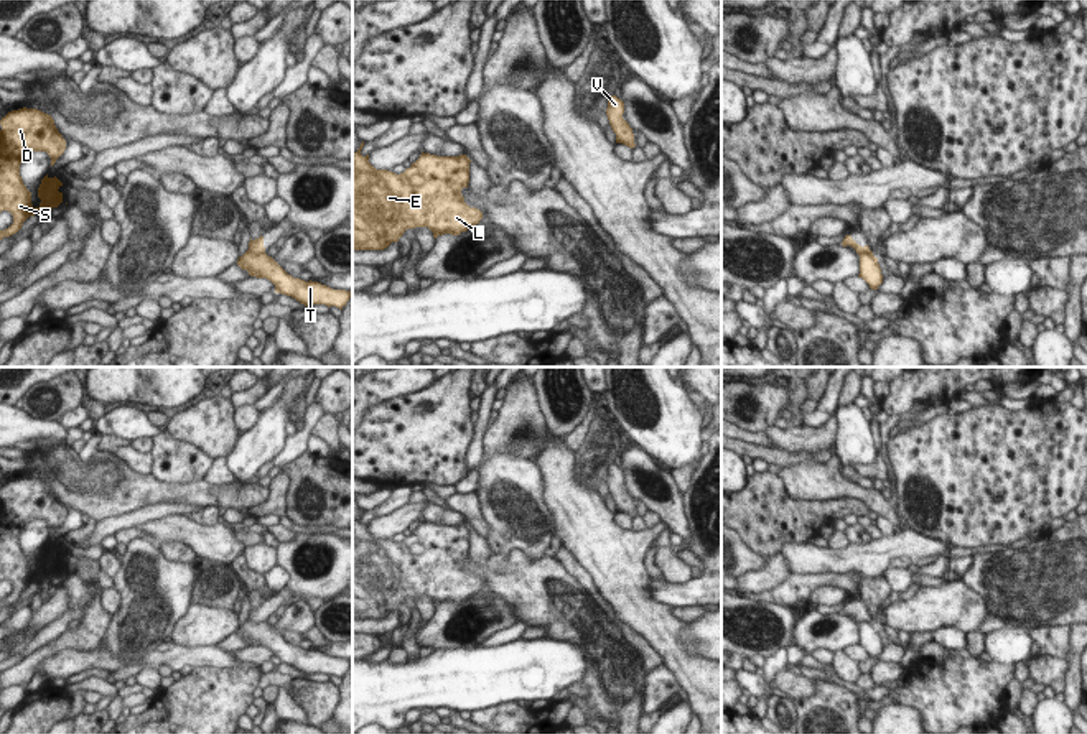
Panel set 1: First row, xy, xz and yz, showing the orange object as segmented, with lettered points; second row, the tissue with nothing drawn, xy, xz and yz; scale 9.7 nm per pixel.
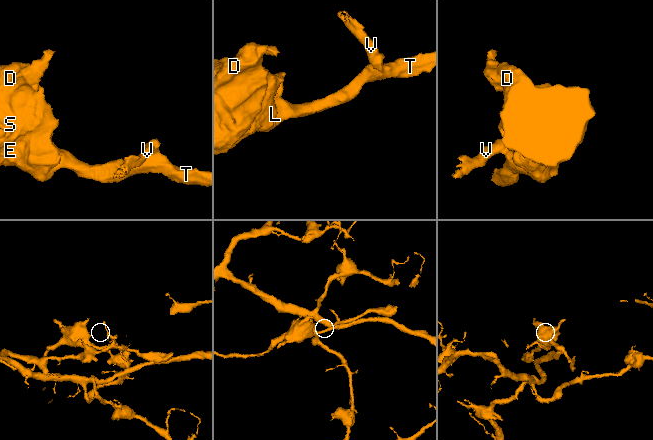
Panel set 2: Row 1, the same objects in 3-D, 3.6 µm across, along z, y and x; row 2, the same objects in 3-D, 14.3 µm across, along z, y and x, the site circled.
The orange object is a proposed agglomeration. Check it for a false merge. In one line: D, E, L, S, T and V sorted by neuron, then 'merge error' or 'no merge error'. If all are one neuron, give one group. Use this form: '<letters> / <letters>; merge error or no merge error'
D E L S T / V; merge error

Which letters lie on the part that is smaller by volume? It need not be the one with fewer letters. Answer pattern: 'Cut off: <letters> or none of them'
Cut off: V.

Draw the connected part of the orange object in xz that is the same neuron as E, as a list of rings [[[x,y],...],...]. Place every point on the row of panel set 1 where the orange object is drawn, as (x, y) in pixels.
[[[364,142],[361,143],[359,150],[356,153],[352,153],[352,249],[354,250],[384,250],[392,242],[399,242],[399,239],[404,235],[404,232],[407,229],[415,229],[415,227],[428,227],[433,232],[435,239],[438,235],[443,235],[443,234],[460,235],[461,232],[466,232],[469,227],[474,227],[476,224],[479,224],[479,221],[483,219],[483,212],[476,207],[469,207],[464,202],[464,197],[461,194],[461,189],[468,188],[468,183],[469,183],[469,163],[471,163],[471,160],[466,155],[436,156],[436,155],[430,155],[430,153],[422,151],[420,158],[415,163],[412,163],[410,168],[407,168],[400,174],[395,174],[395,173],[387,171],[387,170],[376,170],[369,163],[369,155],[366,155],[366,156],[361,155],[362,146],[364,146]]]

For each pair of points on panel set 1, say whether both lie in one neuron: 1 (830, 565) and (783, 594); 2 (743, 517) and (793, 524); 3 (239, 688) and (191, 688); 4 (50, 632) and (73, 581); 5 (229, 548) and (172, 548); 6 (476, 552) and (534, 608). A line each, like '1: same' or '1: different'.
1: different
2: same
3: same
4: same
5: different
6: same

